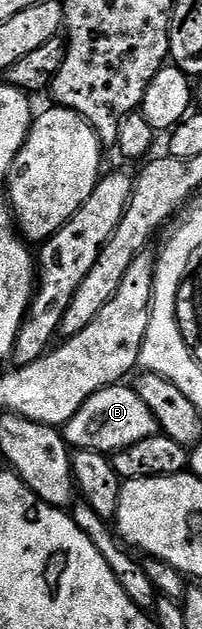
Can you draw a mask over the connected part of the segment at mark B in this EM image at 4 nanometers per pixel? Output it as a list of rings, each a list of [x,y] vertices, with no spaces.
[[[118,384],[108,386],[95,396],[91,396],[75,412],[75,416],[63,427],[65,441],[70,447],[78,450],[94,450],[106,456],[113,456],[116,450],[127,452],[139,440],[147,440],[152,434],[158,433],[159,427],[151,408],[141,397],[137,395],[136,389],[129,384]]]

